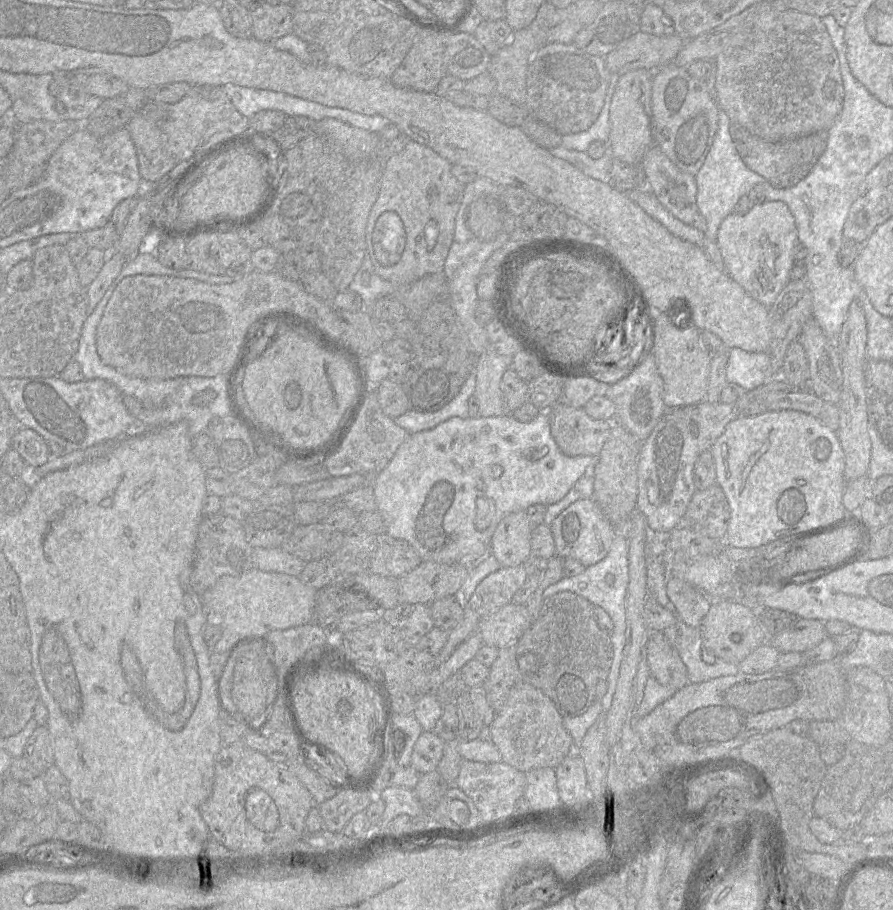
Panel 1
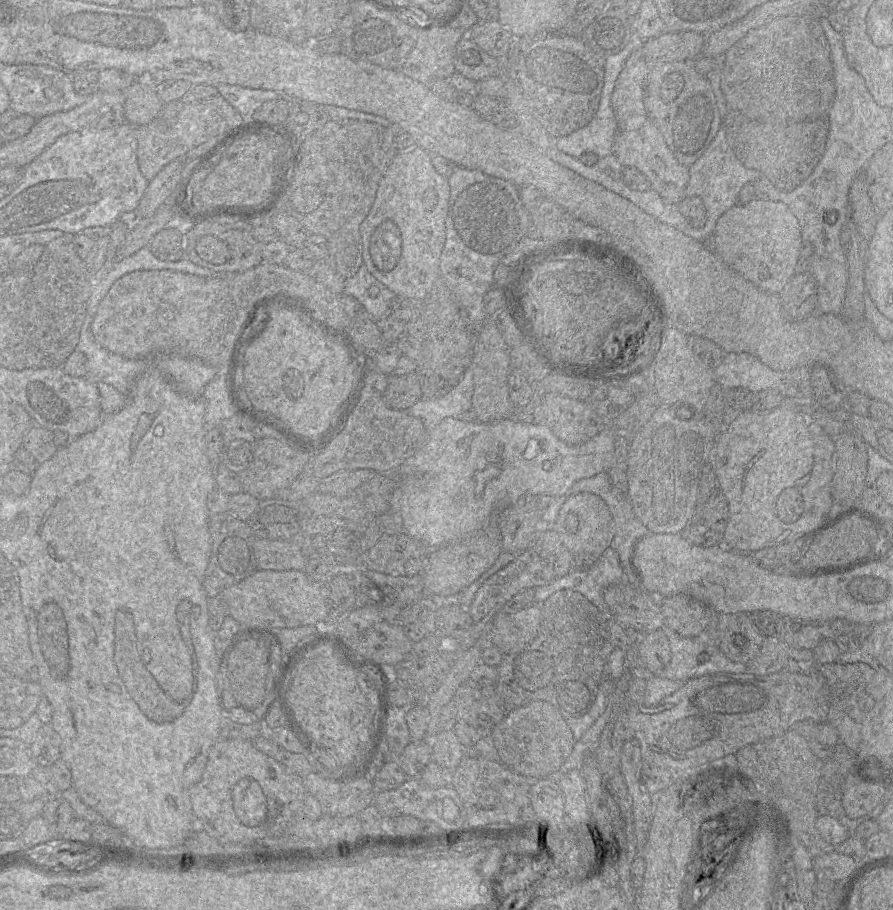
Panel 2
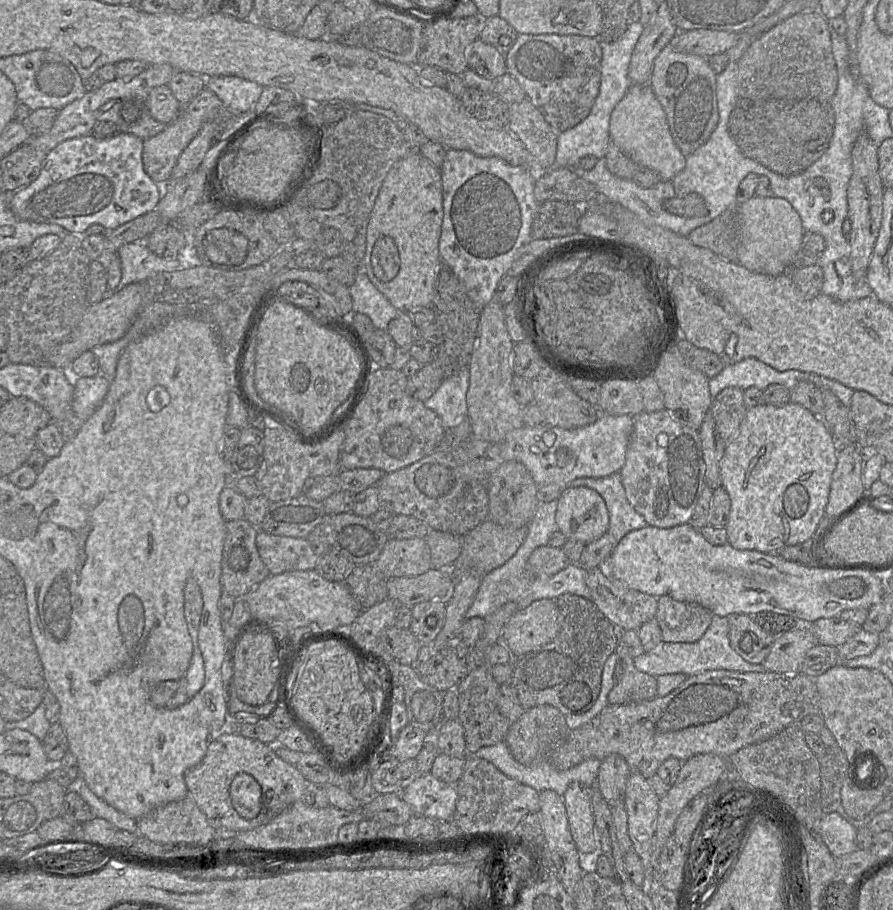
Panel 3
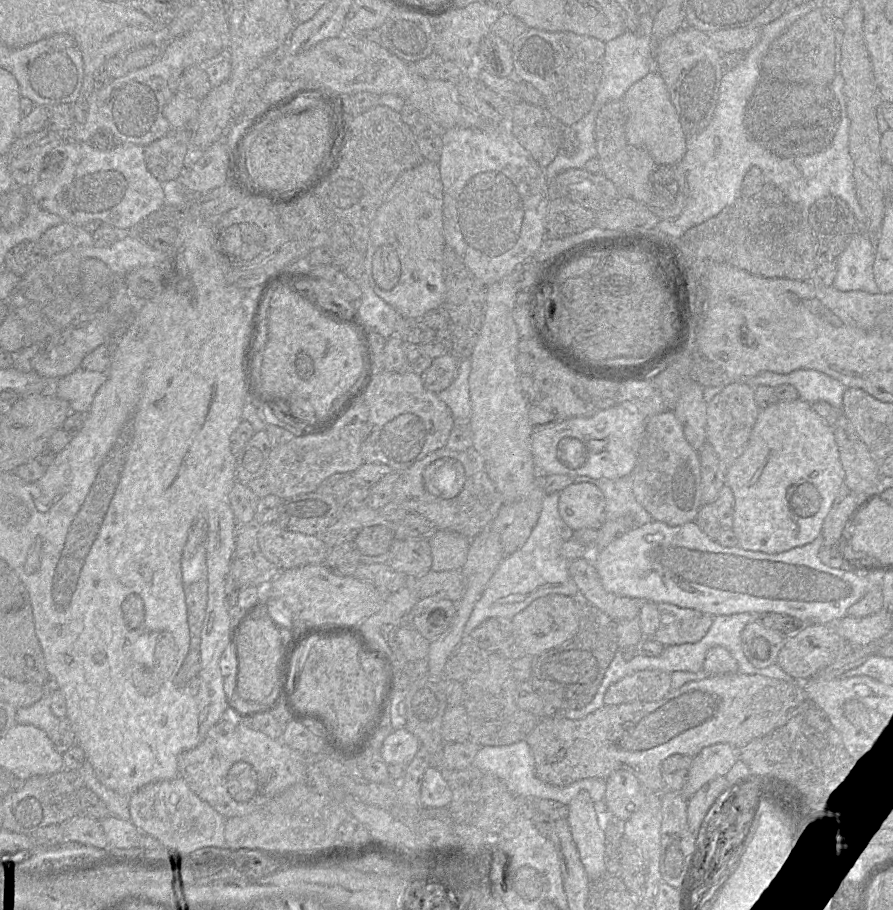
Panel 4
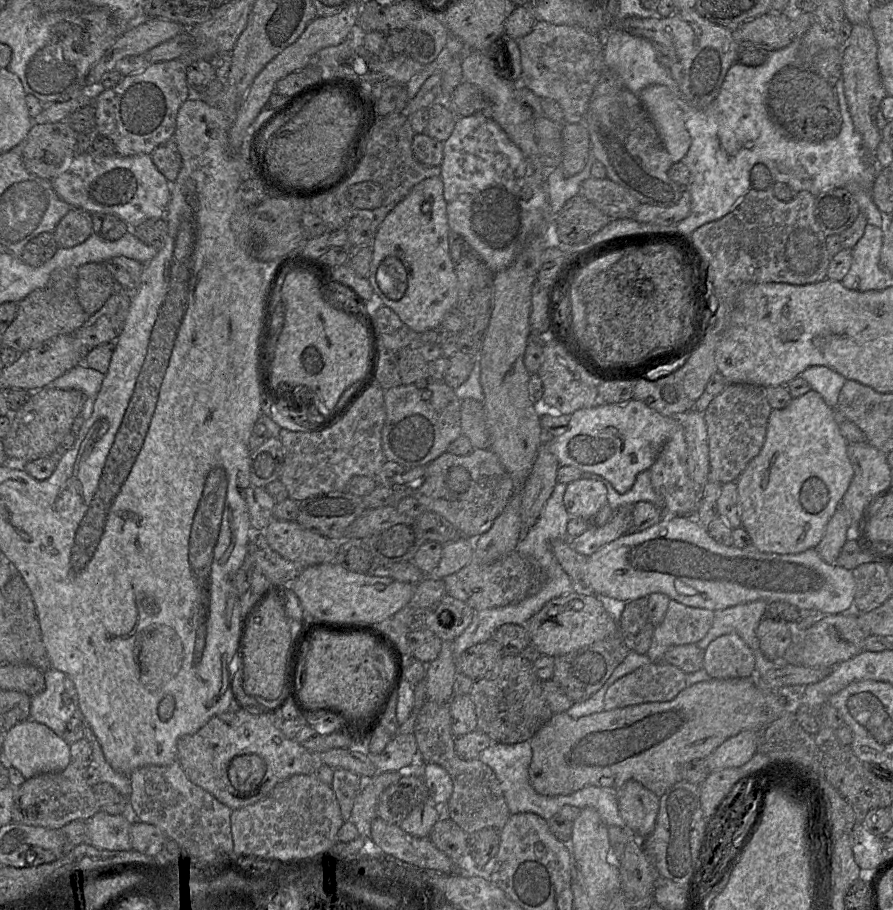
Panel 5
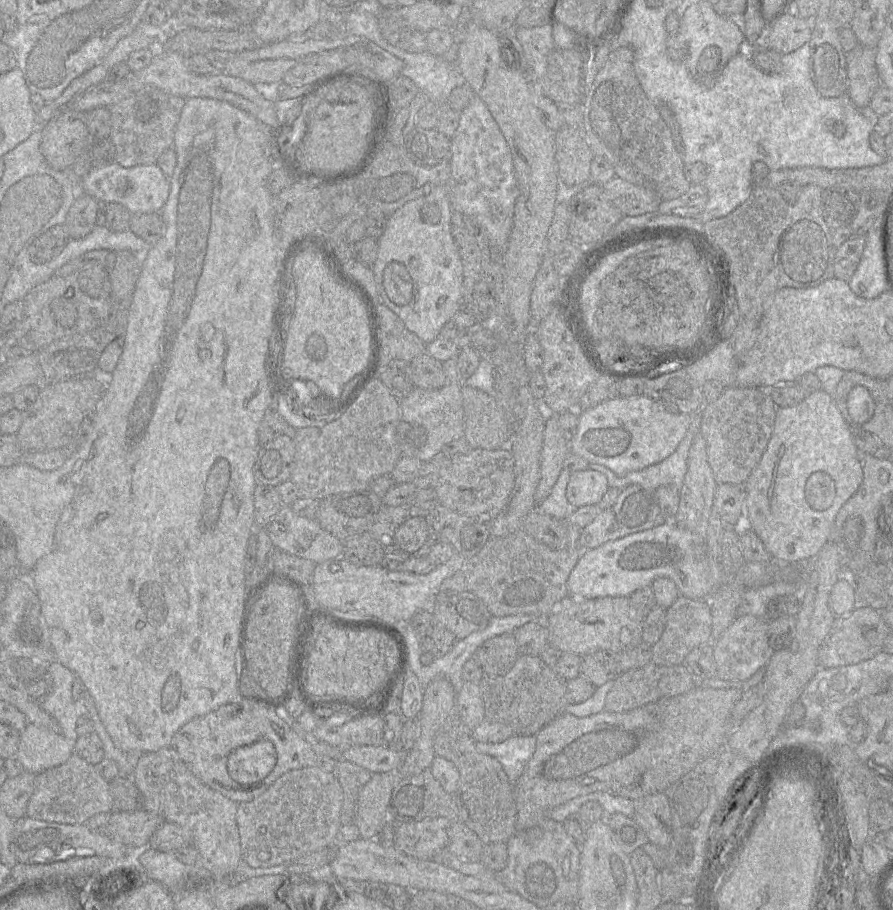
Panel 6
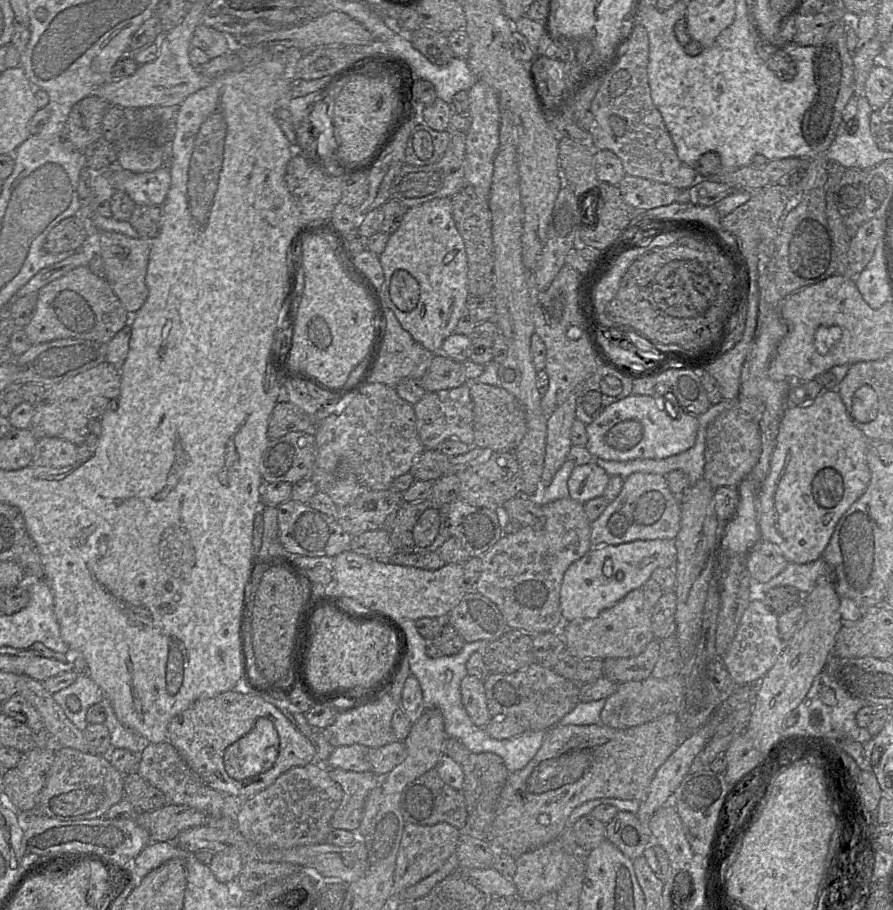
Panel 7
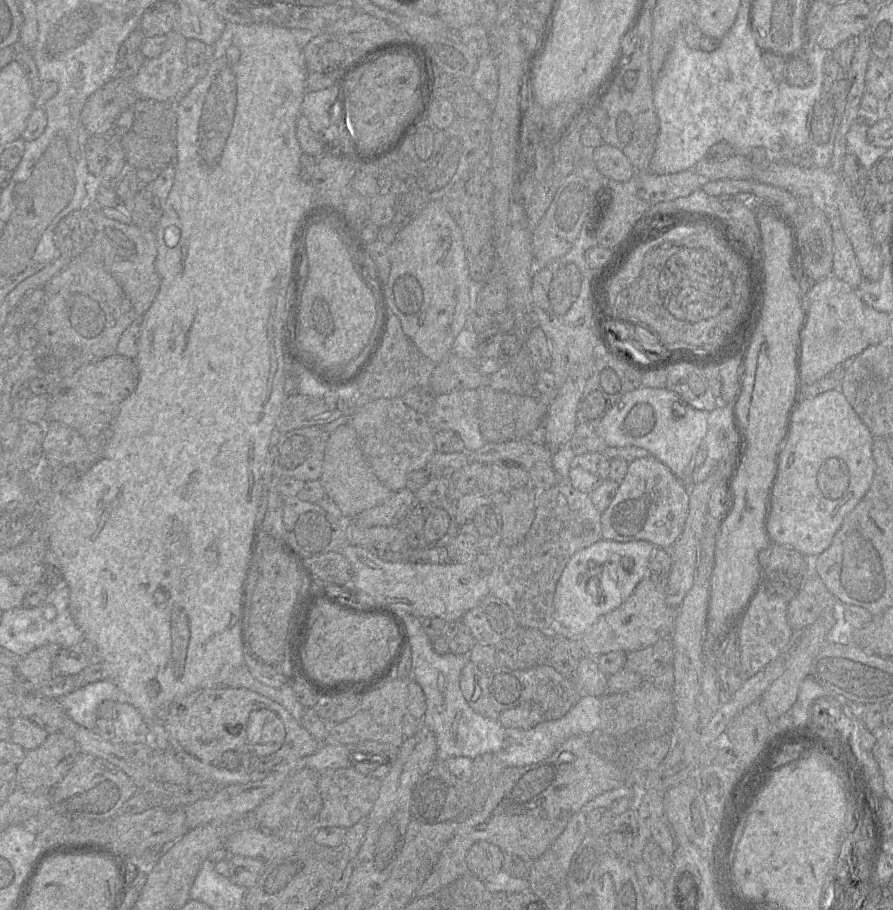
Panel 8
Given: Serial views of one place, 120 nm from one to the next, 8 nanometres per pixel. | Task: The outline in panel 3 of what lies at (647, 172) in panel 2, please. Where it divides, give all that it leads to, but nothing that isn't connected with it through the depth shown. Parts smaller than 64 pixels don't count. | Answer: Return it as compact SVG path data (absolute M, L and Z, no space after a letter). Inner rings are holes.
M650 84L632 85L611 114L610 142L642 168L656 171L662 180L672 180L686 164L686 156L675 144L666 113Z

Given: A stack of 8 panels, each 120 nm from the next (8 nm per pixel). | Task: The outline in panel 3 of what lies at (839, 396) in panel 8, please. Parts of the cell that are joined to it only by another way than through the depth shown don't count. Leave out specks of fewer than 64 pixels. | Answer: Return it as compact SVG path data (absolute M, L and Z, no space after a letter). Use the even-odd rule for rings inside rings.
M795 403L775 406L760 404L749 408L740 424L737 436L725 447L724 455L720 461L721 486L727 491L730 500L730 514L725 526L728 544L738 550L755 550L761 553L778 553L785 547L801 545L813 537L817 527L825 515L828 503L832 474L837 464L838 444L824 420L812 414L808 409Z

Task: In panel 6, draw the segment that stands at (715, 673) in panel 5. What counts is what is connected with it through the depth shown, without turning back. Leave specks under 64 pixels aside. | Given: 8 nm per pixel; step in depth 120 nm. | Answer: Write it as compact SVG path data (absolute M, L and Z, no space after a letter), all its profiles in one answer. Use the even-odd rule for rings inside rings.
M752 615L737 616L722 636L713 643L713 657L716 665L716 676L725 681L746 681L759 669L765 668L774 651L768 644L768 621Z

